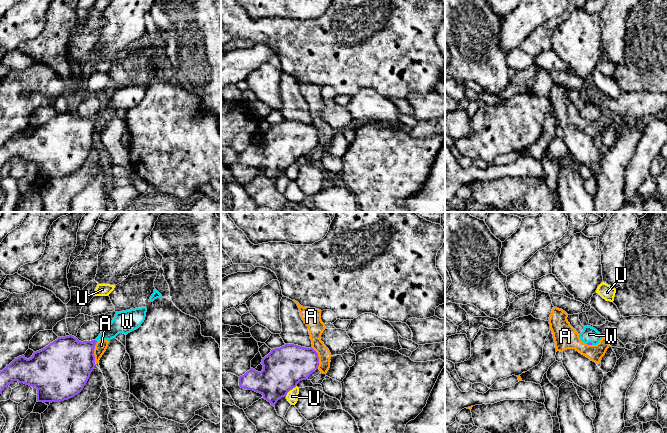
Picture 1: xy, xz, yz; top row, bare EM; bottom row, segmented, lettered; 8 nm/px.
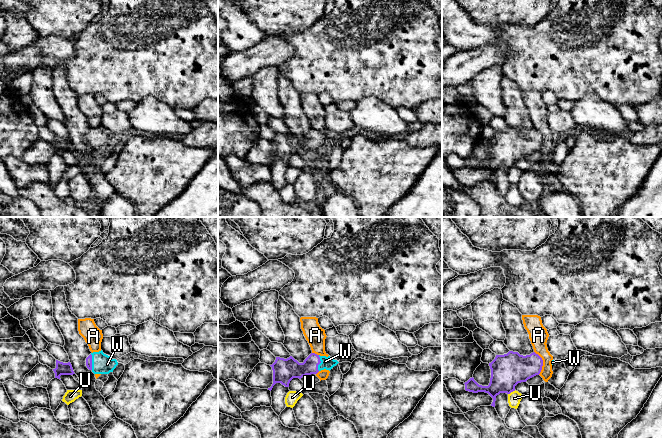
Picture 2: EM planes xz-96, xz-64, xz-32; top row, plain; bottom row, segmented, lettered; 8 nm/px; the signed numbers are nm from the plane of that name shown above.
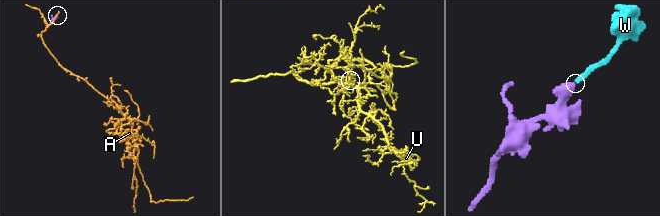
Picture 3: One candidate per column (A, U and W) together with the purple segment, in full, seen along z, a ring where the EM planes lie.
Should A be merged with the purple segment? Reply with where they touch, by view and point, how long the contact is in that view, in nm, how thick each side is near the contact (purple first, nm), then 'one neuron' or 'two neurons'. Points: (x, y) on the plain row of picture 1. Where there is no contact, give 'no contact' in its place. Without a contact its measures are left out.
meets purple in xy at (93, 128); contact 180 nm long; 420 nm thick on the purple side, 90 nm on the other; two neurons

